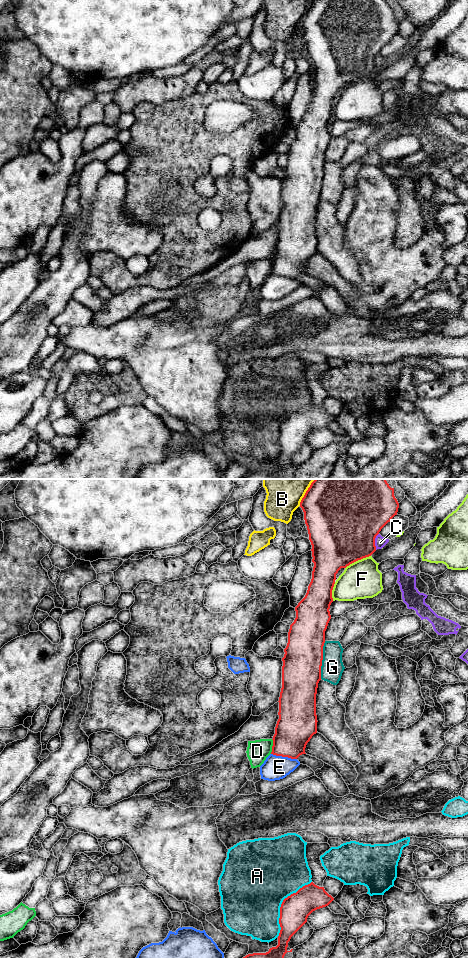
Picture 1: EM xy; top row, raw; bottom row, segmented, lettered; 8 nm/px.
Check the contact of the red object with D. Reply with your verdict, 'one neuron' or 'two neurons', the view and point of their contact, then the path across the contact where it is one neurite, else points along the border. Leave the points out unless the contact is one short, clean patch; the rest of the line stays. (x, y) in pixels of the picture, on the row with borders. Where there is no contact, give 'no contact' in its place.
two neurons | xy (272, 746) | along xy (272, 739), (272, 751), (270, 753)

